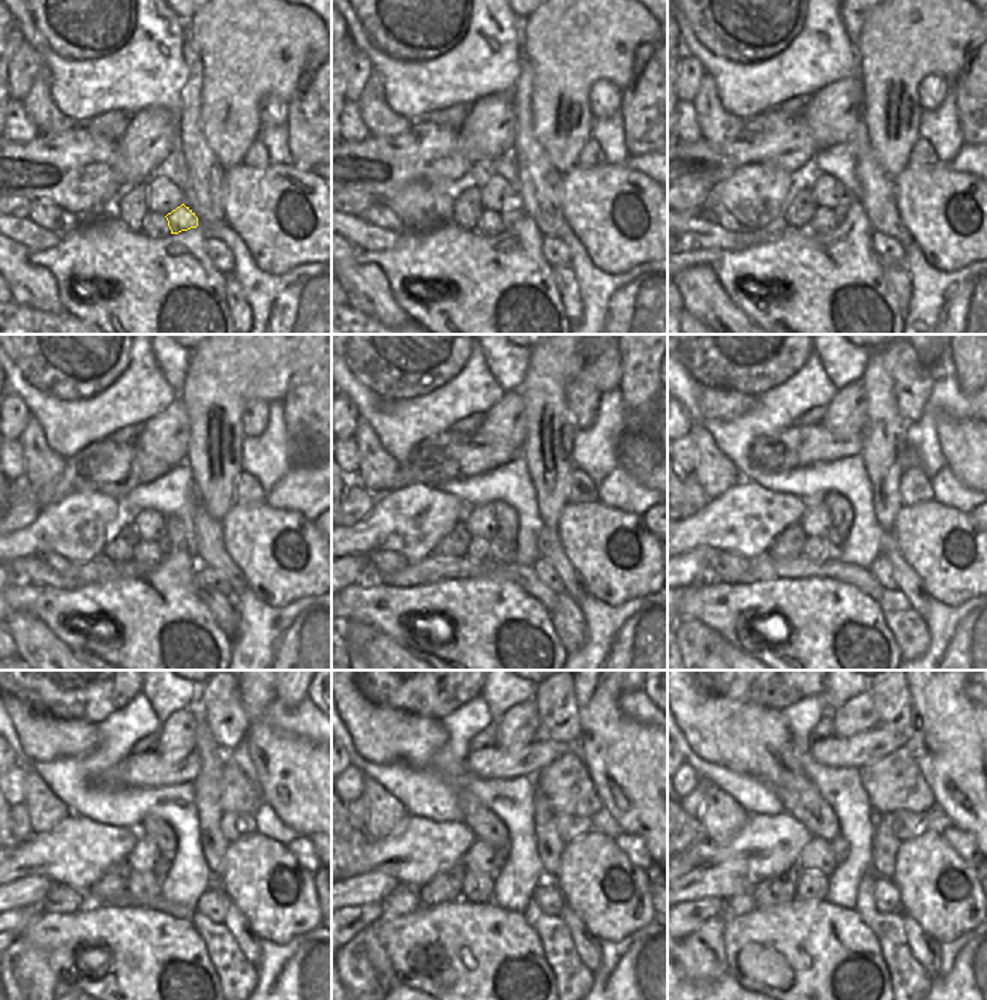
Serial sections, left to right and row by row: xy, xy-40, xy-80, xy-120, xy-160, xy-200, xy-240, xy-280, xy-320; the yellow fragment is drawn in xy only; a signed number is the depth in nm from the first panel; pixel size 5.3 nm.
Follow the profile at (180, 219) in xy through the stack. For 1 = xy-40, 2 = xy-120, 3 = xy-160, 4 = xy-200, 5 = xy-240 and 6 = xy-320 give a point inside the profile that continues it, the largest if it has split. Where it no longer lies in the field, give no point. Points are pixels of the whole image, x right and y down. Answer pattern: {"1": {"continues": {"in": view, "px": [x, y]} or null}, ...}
{"1": {"continues": {"in": "xy-40", "px": [510, 216]}}, "2": {"continues": {"in": "xy-120", "px": [165, 546]}}, "3": {"continues": {"in": "xy-160", "px": [501, 547]}}, "4": {"continues": {"in": "xy-200", "px": [834, 538]}}, "5": {"continues": {"in": "xy-240", "px": [161, 867]}}, "6": {"continues": {"in": "xy-320", "px": [839, 847]}}}

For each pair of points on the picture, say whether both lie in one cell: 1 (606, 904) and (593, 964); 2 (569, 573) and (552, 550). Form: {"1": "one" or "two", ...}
{"1": "two", "2": "one"}

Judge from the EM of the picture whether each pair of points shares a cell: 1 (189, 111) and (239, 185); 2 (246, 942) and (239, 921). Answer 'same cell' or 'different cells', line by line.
1: different cells
2: same cell

